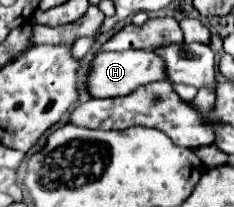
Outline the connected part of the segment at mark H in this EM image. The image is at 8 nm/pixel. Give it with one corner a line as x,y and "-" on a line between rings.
125,50
125,52
101,52
93,64
87,78
87,86
93,98
115,98
131,94
143,84
159,82
167,78
167,70
163,60
155,52
141,52
141,50

